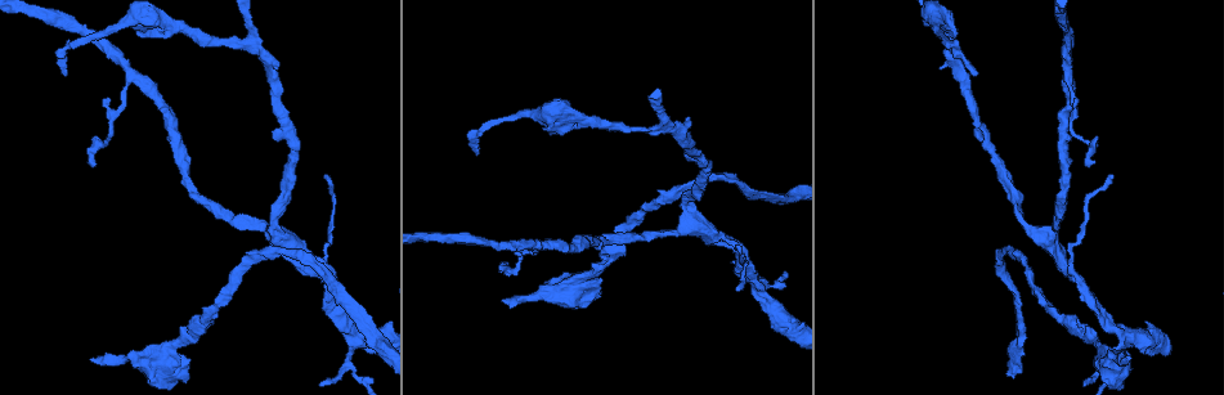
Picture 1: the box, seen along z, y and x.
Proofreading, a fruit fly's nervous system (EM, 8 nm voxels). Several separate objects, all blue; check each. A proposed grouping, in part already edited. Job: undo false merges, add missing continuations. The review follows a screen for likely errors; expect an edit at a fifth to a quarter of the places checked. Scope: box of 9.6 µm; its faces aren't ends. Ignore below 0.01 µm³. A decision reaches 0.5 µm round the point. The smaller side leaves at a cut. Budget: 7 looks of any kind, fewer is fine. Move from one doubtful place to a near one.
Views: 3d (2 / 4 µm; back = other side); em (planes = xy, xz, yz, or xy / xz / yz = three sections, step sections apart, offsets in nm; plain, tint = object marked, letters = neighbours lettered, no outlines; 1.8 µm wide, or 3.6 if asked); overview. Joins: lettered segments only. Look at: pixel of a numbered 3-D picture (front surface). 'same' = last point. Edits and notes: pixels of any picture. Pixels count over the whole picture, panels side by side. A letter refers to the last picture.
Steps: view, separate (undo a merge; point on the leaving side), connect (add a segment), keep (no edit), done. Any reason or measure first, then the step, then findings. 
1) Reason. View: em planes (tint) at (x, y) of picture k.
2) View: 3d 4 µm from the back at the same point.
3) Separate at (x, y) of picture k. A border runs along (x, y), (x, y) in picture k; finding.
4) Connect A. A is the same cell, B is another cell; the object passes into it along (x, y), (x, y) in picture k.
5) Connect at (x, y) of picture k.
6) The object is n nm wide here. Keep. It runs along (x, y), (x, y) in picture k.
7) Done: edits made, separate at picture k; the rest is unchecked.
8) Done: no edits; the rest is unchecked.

View: em yz step 16 (tint) at (109, 100) of picture 1.

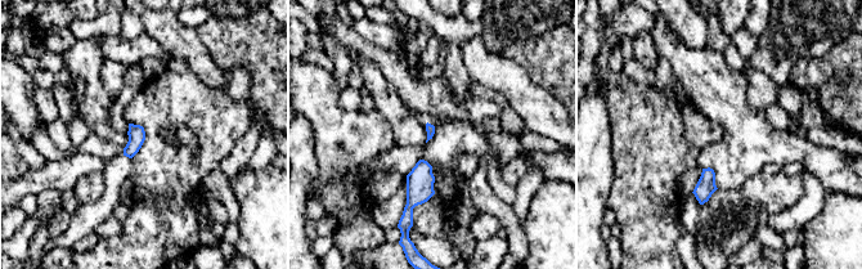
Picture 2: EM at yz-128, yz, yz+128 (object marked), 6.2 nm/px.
View: em planes (letters) at the same point.

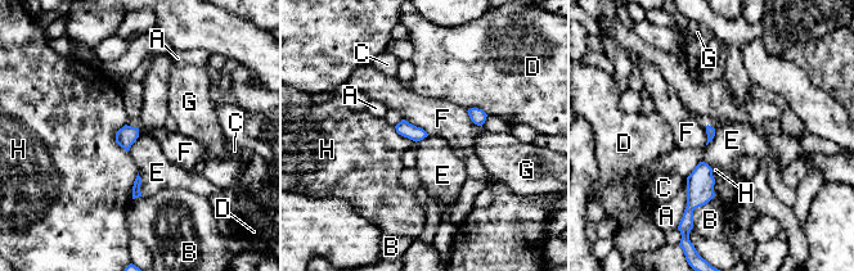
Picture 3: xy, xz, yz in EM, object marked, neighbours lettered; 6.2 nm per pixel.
Keep. A, B, C, D, E, F, G and H are other cells; none of them fits.

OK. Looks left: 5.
An open end. View: em planes (letters) at (506, 298) of picture 1.

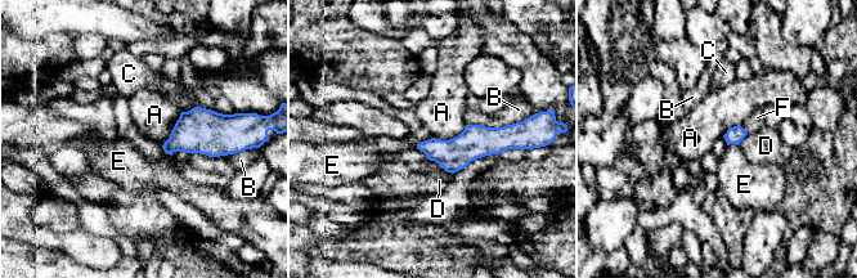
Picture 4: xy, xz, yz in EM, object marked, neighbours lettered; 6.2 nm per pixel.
The longest contact is with B, 360 nm. Connect F. F is the same cell, A, B, C, D and E are other cells; the neuron continues.

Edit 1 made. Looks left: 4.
See it whole again. View: overview.

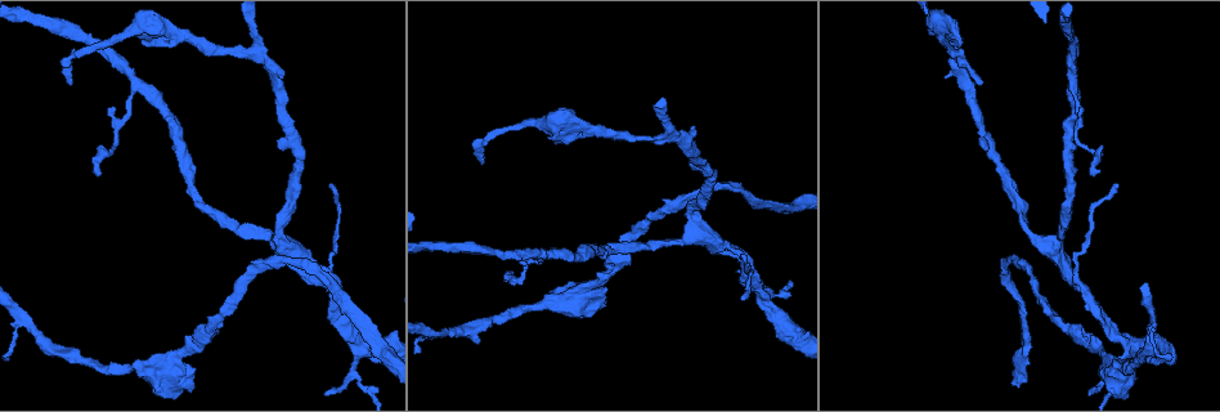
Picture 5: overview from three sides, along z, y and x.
Free end. View: 3d 4 µm at (599, 304) of picture 5.

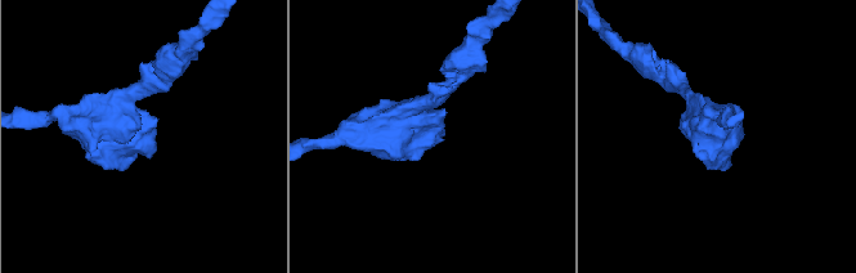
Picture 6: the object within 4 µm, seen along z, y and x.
View: em 3.6 µm planes (tint) at (437, 136) of picture 6.

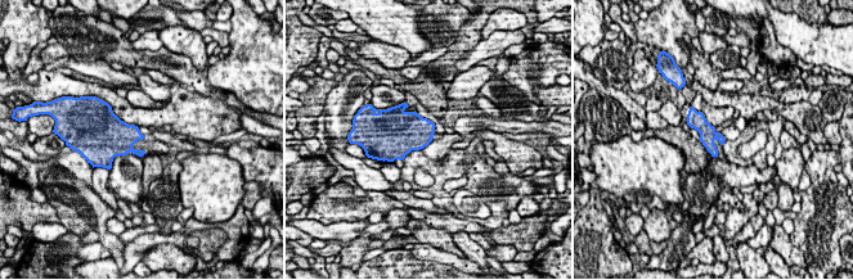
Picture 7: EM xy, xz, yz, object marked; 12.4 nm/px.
See the neighbours. View: em 3.6 µm planes (letters) at the same point.

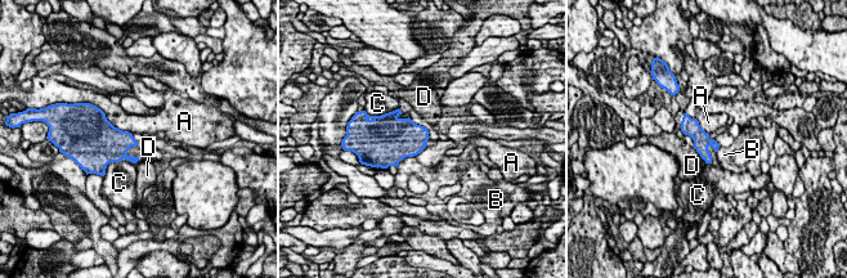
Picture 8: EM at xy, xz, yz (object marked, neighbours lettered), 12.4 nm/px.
Keep. A, B, C and D are other cells; it runs along (685, 120), (702, 139), (708, 160) in picture 8; none of them fits.

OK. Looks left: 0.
Done: edits made, connect at picture 4; the rest is unchecked.

